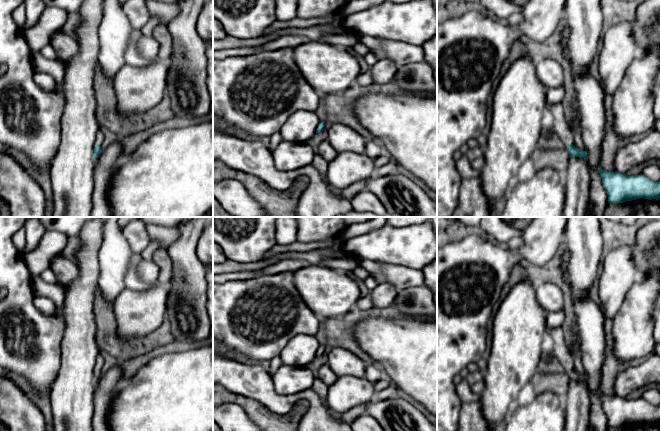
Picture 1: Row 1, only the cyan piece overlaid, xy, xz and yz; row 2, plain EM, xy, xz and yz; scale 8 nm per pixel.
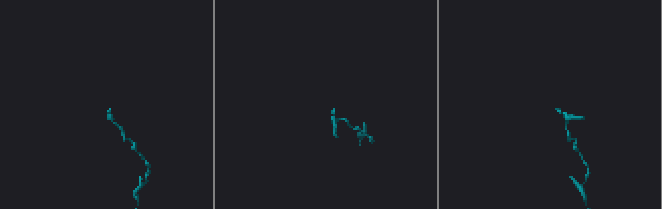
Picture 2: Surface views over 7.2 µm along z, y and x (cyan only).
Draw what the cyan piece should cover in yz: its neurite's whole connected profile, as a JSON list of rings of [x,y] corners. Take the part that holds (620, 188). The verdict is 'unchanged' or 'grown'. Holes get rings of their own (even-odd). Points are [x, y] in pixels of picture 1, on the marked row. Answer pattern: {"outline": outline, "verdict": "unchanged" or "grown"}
{"outline": [[[601,167],[598,171],[608,195],[608,203],[618,204],[640,198],[660,199],[660,182],[653,182],[642,174],[628,176],[618,171],[607,172]]], "verdict": "unchanged"}

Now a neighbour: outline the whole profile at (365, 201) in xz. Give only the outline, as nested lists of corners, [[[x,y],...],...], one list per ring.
[[[365,189],[357,193],[350,203],[355,211],[372,212],[381,217],[387,217],[387,211],[378,197]]]

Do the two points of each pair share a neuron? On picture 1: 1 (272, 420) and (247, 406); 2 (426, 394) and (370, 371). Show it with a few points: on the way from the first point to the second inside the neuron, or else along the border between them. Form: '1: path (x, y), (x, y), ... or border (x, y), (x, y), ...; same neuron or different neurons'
1: path (266, 420), (253, 408); same neuron
2: border (381, 370), (384, 375); different neurons

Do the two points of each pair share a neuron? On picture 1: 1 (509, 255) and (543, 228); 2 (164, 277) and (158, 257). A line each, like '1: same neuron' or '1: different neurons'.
1: same neuron
2: same neuron

